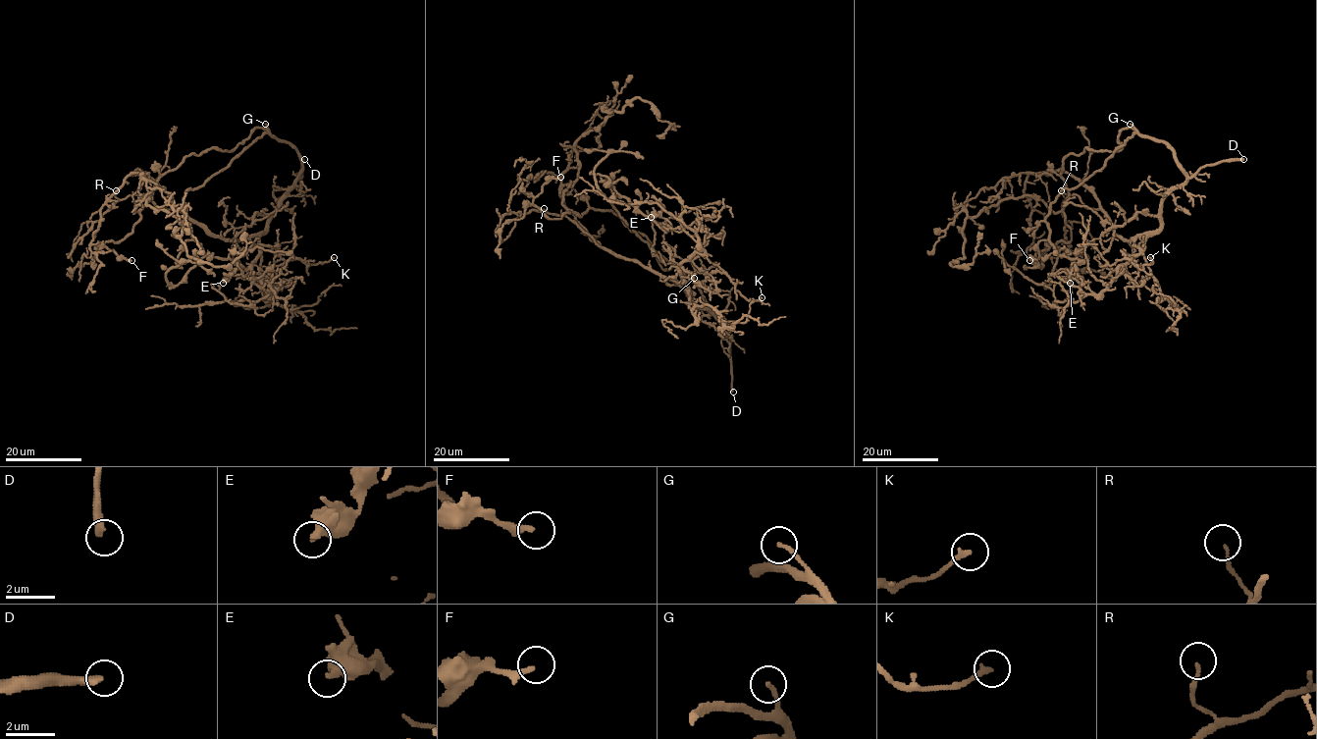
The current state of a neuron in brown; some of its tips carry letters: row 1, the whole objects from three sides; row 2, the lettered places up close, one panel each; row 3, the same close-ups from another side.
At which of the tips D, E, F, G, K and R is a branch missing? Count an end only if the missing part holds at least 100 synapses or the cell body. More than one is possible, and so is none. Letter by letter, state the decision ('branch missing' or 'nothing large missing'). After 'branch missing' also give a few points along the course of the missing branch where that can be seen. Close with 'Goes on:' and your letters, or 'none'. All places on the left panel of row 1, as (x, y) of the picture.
D: branch missing | (304, 159), (312, 156), (314, 160), (308, 256), (312, 285), (298, 366), (276, 416), (278, 452)
E: nothing large missing
F: nothing large missing
G: nothing large missing
K: nothing large missing
R: nothing large missing
Goes on: D

